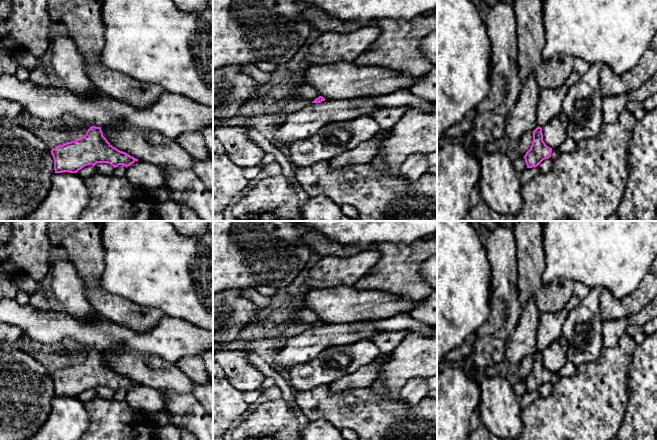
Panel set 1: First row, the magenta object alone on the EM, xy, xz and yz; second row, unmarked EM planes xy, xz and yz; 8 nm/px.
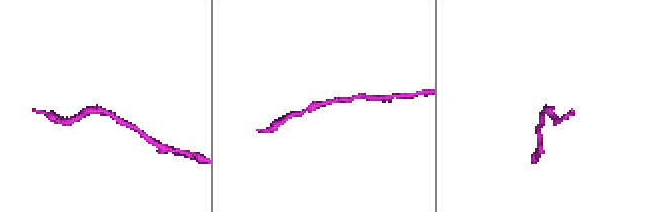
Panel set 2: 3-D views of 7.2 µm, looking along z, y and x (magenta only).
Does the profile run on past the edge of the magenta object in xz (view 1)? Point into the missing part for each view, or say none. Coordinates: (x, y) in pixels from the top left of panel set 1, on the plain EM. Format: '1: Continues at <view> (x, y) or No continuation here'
1: No continuation here

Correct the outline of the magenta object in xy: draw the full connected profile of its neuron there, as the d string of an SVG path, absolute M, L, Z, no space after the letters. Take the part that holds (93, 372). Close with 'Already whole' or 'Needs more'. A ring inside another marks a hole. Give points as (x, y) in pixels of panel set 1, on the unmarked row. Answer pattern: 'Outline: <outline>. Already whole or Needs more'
Outline: M91 350L84 361L56 370L51 374L55 397L77 397L87 389L108 387L126 392L138 383L113 371L103 360L101 351Z. Already whole

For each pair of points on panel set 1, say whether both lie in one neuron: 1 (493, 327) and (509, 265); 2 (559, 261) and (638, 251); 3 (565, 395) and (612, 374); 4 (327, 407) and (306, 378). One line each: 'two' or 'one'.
1: one
2: one
3: one
4: two

